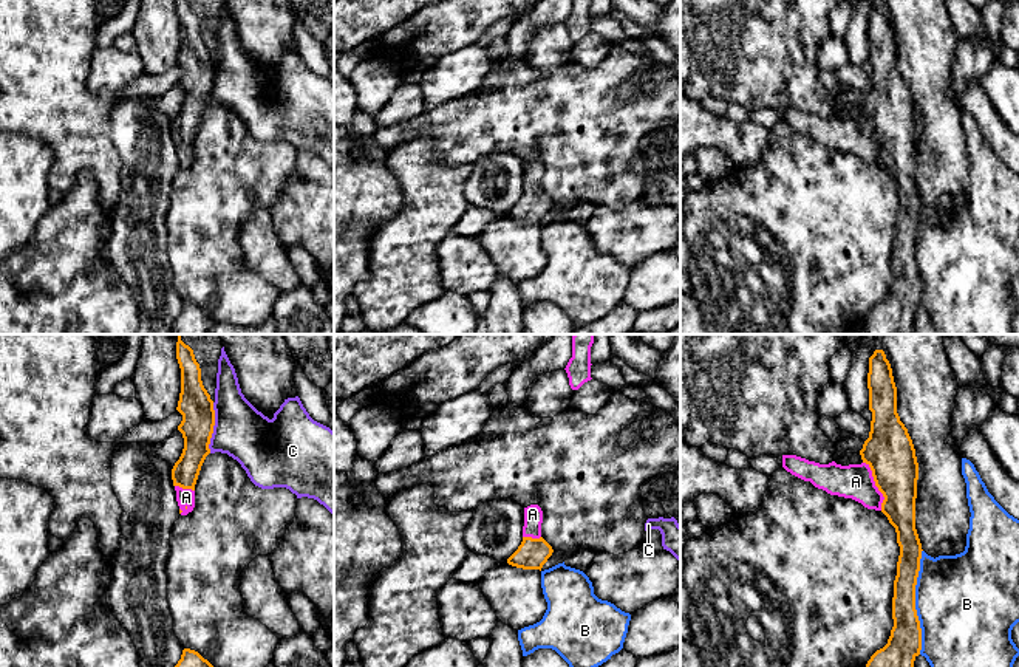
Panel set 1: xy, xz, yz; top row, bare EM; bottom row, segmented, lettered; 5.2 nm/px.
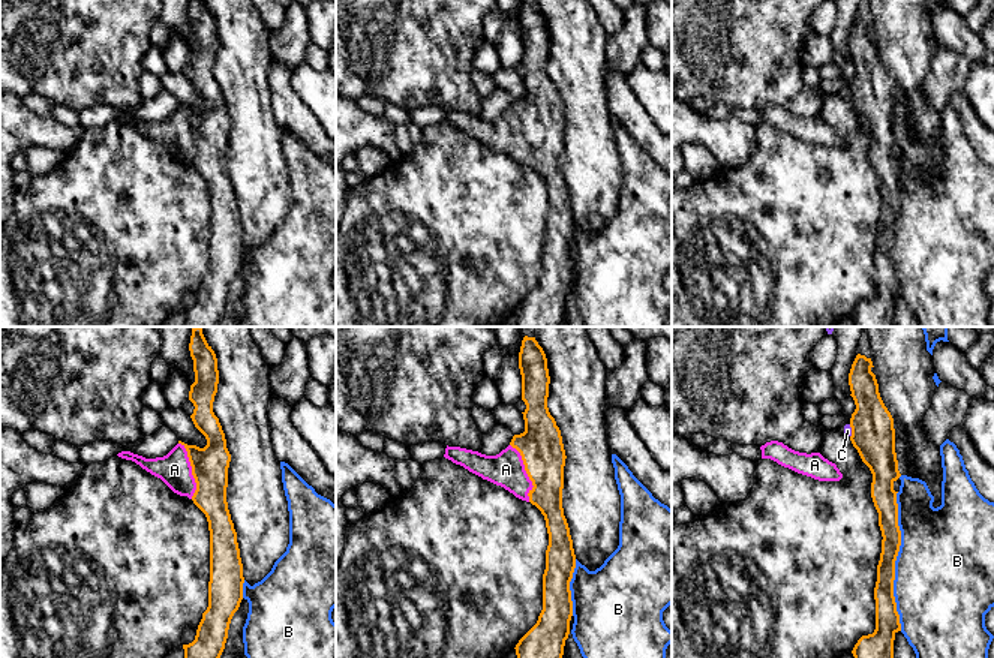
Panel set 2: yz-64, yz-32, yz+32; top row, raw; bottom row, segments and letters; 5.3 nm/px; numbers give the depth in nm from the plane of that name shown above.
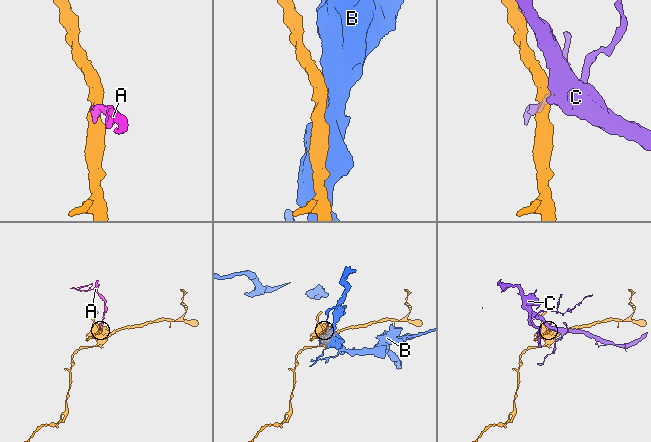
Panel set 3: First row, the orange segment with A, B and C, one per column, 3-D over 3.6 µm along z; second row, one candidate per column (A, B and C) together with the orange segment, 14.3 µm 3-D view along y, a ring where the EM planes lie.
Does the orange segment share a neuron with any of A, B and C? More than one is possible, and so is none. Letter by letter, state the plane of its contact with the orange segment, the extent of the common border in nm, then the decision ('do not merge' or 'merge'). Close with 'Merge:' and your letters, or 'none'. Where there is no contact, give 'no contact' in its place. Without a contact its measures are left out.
A: meets orange in yz; contact 280 nm long; merge
B: meets orange in yz; contact 550 nm long; do not merge
C: meets orange in xy; contact 260 nm long; do not merge
Merge: A

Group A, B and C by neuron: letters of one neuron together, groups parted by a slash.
A / B / C

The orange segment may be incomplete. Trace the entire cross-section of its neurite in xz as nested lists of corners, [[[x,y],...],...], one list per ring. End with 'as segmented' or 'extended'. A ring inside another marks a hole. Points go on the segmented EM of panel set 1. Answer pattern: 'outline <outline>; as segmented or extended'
outline [[[538,505],[524,508],[523,542],[507,563],[523,570],[540,570],[552,556],[552,546],[541,537],[543,511]]]; extended

